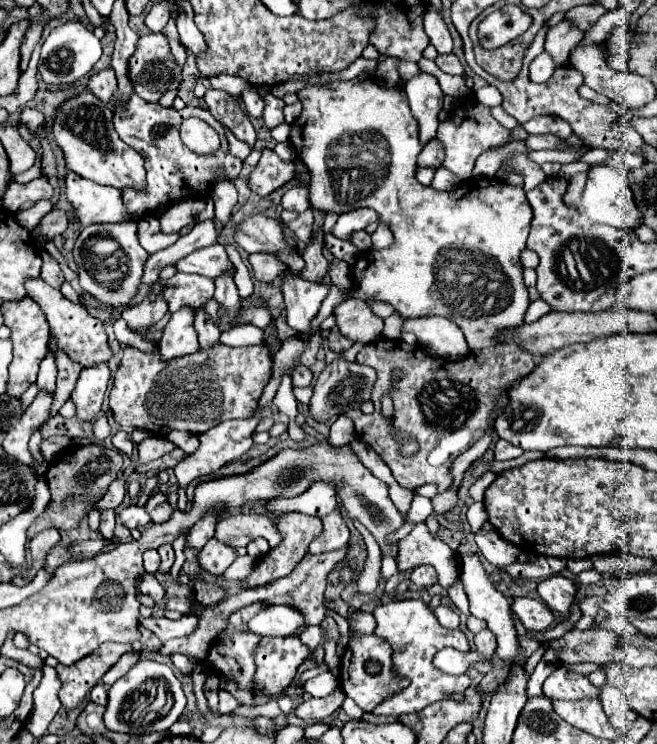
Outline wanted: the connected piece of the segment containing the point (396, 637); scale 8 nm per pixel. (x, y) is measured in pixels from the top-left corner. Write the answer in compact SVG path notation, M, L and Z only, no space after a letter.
M405 599L405 601L391 601L387 605L379 605L373 611L375 619L377 619L377 629L375 635L383 637L385 641L391 643L391 647L395 649L395 669L399 669L399 673L403 673L403 677L407 677L411 681L411 685L399 695L393 697L391 701L383 701L383 705L379 705L377 709L373 709L373 715L407 715L407 713L417 713L421 709L425 709L427 705L445 699L445 695L451 691L459 691L463 693L469 685L471 679L467 675L457 677L457 675L447 675L443 671L439 671L433 665L433 657L437 651L441 651L443 647L453 647L459 651L469 651L469 643L467 637L461 629L445 629L433 609L423 603L421 599Z

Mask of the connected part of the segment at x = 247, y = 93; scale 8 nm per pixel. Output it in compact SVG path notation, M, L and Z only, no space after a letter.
M247 87L241 93L241 99L243 99L243 103L247 107L247 113L251 117L261 117L261 113L263 113L263 99L261 99L261 95L259 95L259 91L255 87Z

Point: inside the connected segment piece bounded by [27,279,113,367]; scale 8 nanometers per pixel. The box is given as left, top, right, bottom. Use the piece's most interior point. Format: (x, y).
(82, 337)

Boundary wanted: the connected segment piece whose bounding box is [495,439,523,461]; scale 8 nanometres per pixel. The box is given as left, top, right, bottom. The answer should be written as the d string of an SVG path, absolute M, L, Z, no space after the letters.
M499 439L499 441L497 441L497 445L495 445L495 459L497 459L497 461L505 461L505 459L509 457L509 453L507 453L507 451L517 451L517 457L523 453L523 449L521 449L521 447L515 447L515 445L511 445L509 441Z

